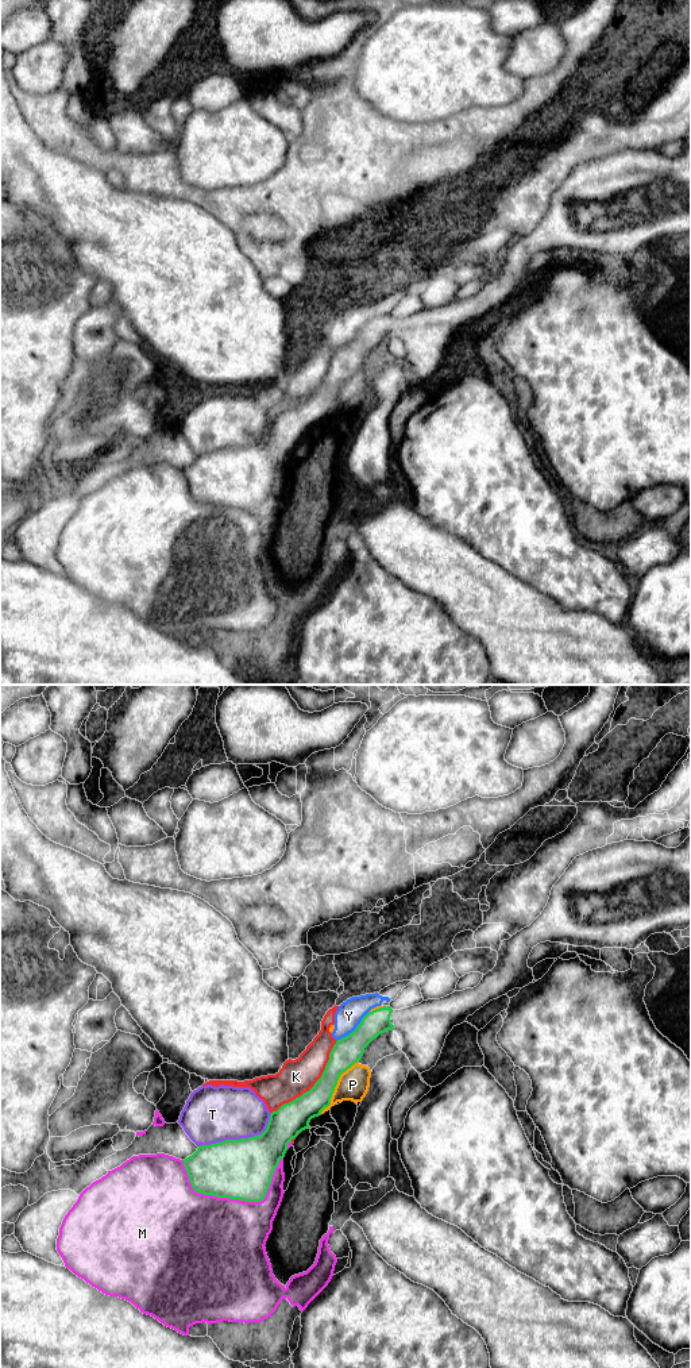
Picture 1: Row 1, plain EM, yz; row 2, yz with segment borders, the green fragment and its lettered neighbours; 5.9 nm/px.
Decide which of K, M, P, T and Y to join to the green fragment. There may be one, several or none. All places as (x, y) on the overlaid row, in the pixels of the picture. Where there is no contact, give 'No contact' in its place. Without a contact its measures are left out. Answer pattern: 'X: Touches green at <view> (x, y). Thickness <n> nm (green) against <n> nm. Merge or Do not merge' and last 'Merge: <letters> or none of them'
K: Touches green at yz (315, 1085). Thickness 190 nm (green) against 200 nm. Do not merge
M: Touches green at yz (234, 1198). Thickness 360 nm (green) against 480 nm. Do not merge
P: Touches green at yz (335, 1086). Thickness 170 nm (green) against 190 nm. Do not merge
T: Touches green at yz (240, 1139). Thickness 360 nm (green) against 340 nm. Do not merge
Y: Touches green at yz (355, 1029). Thickness 170 nm (green) against 160 nm. Do not merge
Merge: none of them

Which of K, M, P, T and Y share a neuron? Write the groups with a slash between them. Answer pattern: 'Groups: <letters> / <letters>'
Groups: K P Y / M / T

